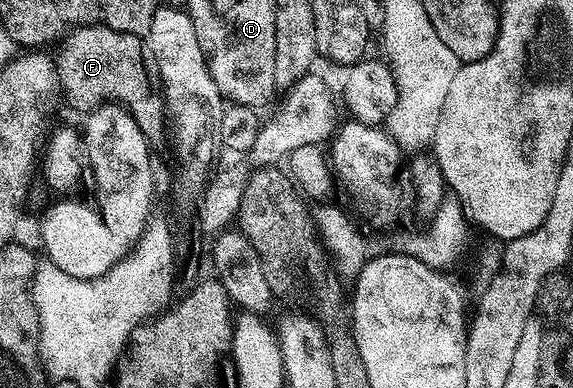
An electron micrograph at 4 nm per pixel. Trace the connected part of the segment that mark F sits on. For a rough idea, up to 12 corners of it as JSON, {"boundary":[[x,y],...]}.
{"boundary":[[85,27],[58,56],[65,102],[88,115],[116,89],[145,138],[163,135],[163,92],[145,42]]}

